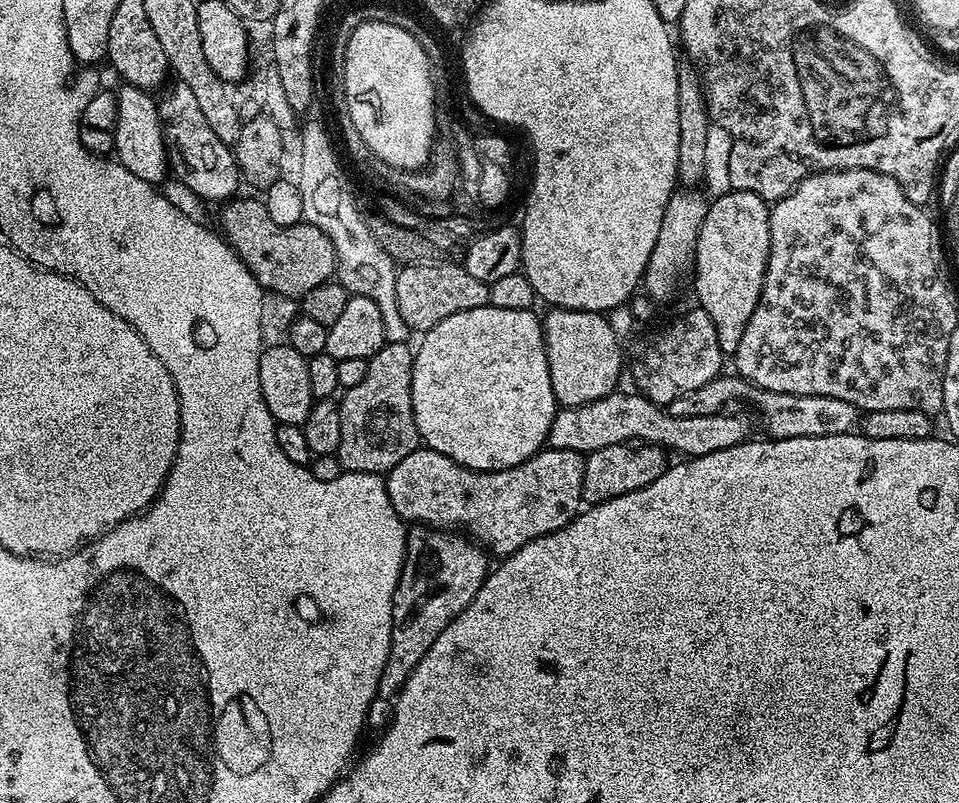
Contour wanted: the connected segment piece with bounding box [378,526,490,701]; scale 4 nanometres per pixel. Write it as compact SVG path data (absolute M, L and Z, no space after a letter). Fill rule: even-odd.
M424 526L413 527L407 533L406 548L410 554L405 555L399 595L392 606L390 654L378 682L381 701L391 701L400 693L414 666L426 658L426 650L434 646L438 634L446 630L449 622L466 610L489 574L489 553L475 539L460 535L464 534L456 530L429 530Z

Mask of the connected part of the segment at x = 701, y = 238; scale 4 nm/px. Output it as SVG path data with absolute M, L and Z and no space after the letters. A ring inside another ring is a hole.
M727 192L725 196L715 197L708 205L708 213L700 227L696 239L694 257L694 273L696 272L696 296L699 307L710 314L710 322L714 322L714 330L718 334L718 346L726 354L735 354L738 342L742 342L742 330L746 330L746 322L750 322L750 314L754 314L754 306L758 306L758 298L762 294L764 275L770 254L770 211L769 201L753 192Z

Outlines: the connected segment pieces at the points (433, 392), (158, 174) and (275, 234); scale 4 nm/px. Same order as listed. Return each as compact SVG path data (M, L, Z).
M494 307L475 308L458 314L450 314L438 326L434 326L429 332L419 337L420 349L417 347L412 362L412 405L414 406L414 422L420 431L420 439L427 447L436 452L446 454L454 458L467 468L473 468L475 472L497 472L503 468L513 468L522 462L526 462L536 452L545 447L548 431L554 422L558 411L554 386L550 382L550 366L548 355L544 345L544 330L541 317L535 316L532 310L498 310Z
M124 84L116 92L118 106L118 122L116 123L115 159L120 161L130 174L138 174L146 182L154 185L161 183L167 172L170 172L168 146L164 142L164 125L160 122L160 109L157 101L151 100L149 93L132 84Z
M233 198L221 207L224 209L220 212L219 231L265 293L302 298L314 286L322 286L335 277L336 251L318 226L301 222L283 228L266 214L259 199L240 199Z

